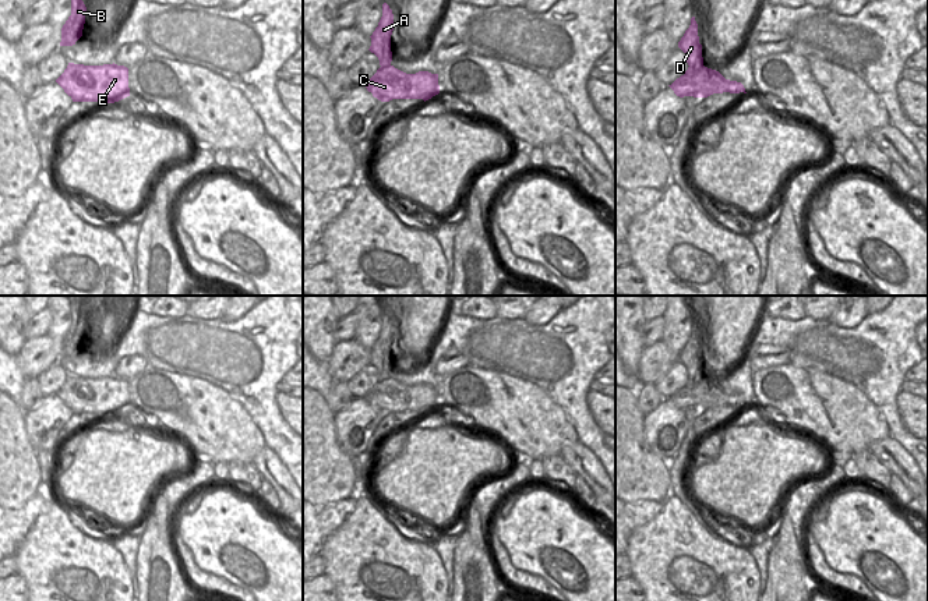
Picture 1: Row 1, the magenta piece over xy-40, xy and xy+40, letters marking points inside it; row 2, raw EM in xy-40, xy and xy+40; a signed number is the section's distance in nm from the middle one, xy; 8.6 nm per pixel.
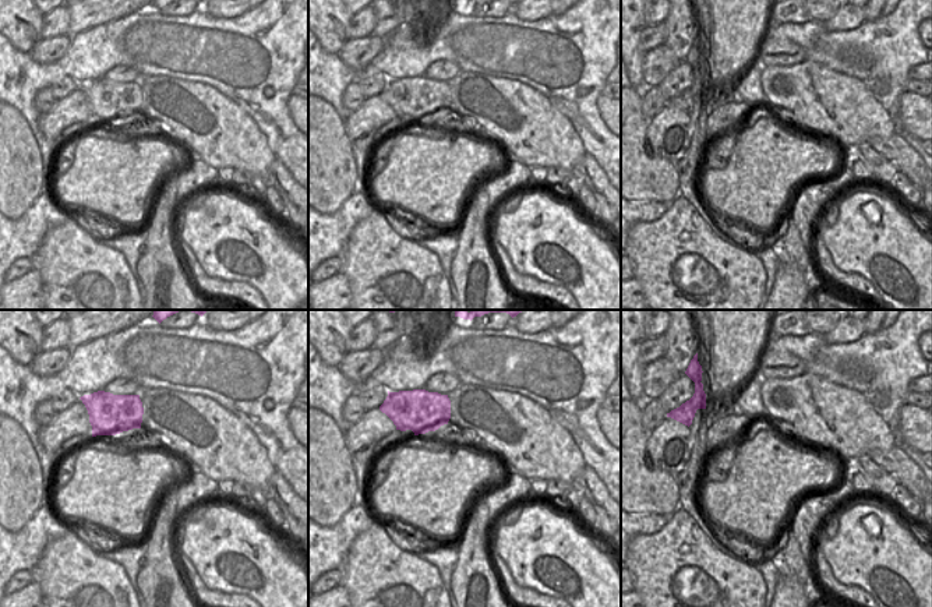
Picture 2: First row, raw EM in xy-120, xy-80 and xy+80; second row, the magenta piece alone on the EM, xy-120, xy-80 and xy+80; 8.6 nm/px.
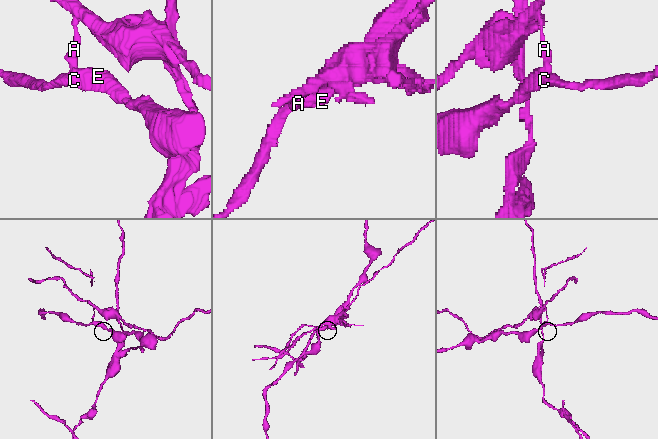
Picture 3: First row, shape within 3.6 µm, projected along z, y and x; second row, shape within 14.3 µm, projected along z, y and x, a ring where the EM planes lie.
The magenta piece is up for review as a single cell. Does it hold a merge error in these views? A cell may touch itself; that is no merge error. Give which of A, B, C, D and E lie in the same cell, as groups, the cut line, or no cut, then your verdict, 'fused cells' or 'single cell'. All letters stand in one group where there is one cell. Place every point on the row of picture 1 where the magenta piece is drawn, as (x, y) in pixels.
groups A B D / C E; cut xy+40 (702, 63), (695, 70), (690, 70); fused cells

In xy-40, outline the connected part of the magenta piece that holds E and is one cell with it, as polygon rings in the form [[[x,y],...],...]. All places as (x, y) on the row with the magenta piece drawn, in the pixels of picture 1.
[[[68,63],[56,79],[73,102],[119,102],[130,96],[128,68],[117,64],[84,66]]]

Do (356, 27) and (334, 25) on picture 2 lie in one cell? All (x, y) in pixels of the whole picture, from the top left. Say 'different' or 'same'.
different

